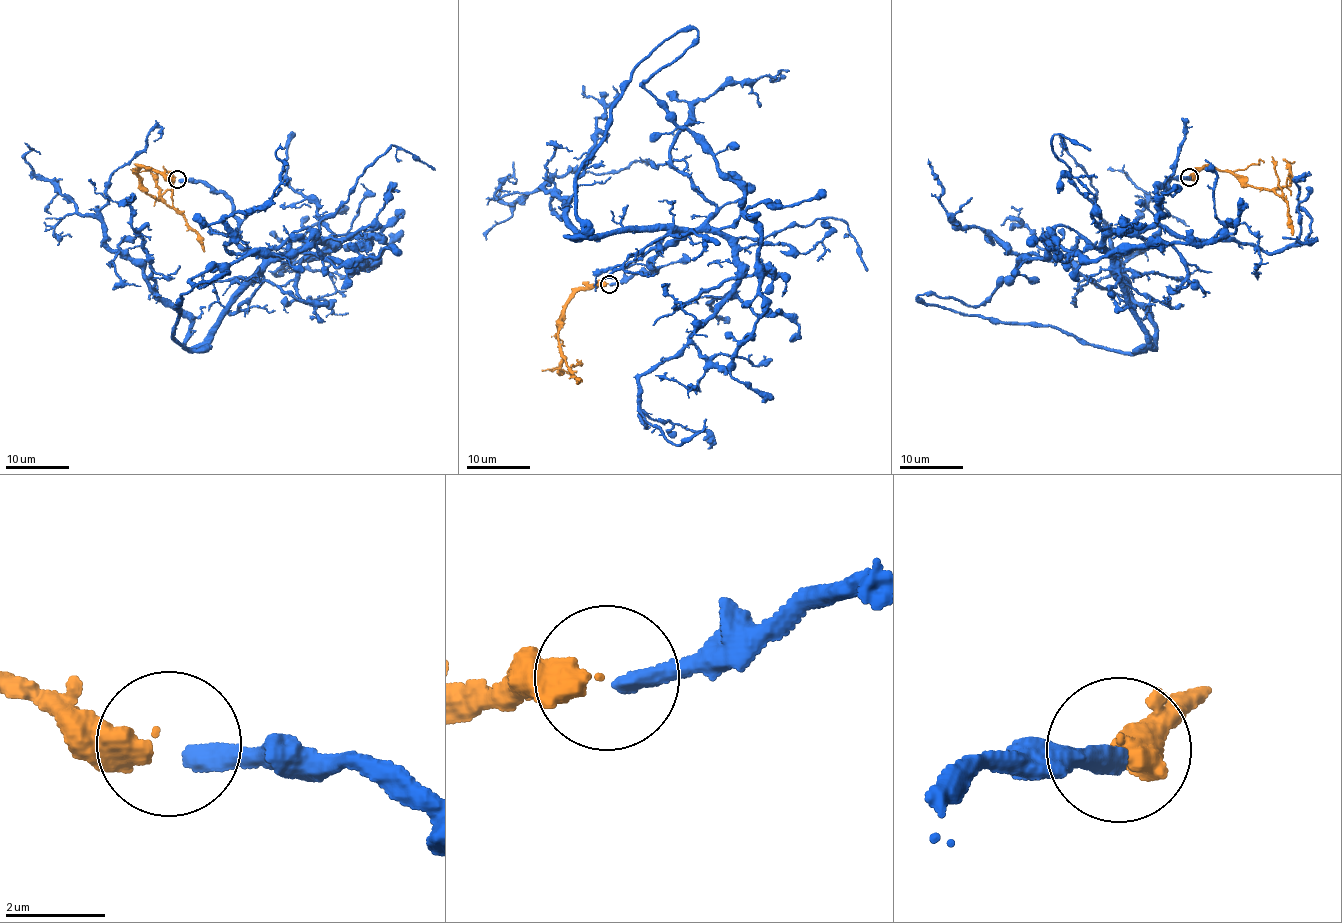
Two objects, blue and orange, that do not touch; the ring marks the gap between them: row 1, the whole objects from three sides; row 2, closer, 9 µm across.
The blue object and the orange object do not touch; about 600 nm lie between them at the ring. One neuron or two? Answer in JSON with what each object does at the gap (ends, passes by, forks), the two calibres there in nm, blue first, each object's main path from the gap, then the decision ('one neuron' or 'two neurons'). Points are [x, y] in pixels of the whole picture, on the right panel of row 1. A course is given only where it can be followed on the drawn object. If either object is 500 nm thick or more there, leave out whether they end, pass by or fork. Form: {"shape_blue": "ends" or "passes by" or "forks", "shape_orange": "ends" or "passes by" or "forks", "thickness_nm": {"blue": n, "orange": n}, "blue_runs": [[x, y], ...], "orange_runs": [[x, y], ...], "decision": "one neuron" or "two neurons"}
{"shape_blue": "ends", "shape_orange": "ends", "thickness_nm": {"blue": 380, "orange": 460}, "blue_runs": [[1189, 176], [1170, 180], [1155, 233], [1117, 255], [1128, 309], [1154, 348], [1110, 236], [1149, 197], [1108, 168]], "orange_runs": [[1190, 175], [1193, 178], [1206, 168], [1230, 171], [1252, 186], [1274, 190], [1287, 204], [1292, 235]], "decision": "one neuron"}

